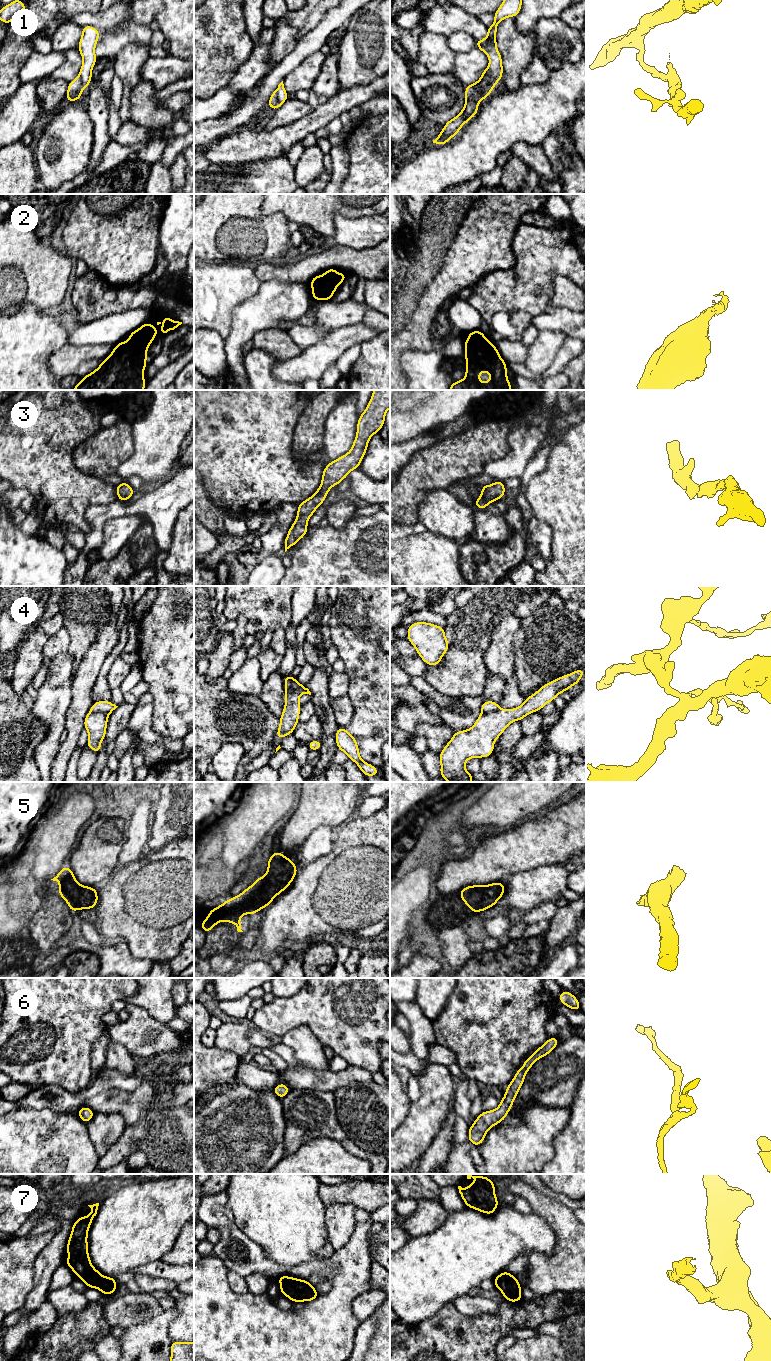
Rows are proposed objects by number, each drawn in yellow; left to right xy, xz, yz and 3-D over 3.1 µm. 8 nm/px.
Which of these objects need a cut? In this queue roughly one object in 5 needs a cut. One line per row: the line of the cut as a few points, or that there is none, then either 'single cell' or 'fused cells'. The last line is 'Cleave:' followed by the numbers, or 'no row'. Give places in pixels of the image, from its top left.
1: cut none; single cell
2: cut none; single cell
3: cut none; single cell
4: cut xy (90, 711), (103, 712), (107, 715); fused cells
5: cut none; single cell
6: cut none; single cell
7: cut none; single cell
Cleave: 4

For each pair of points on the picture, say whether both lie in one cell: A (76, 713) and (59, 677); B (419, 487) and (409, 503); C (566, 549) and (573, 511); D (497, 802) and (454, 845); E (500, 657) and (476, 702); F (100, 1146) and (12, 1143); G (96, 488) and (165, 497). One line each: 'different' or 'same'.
A: different
B: same
C: same
D: same
E: different
F: different
G: different

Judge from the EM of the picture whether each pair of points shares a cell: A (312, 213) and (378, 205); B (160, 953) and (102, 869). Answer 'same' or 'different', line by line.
A: same
B: different

